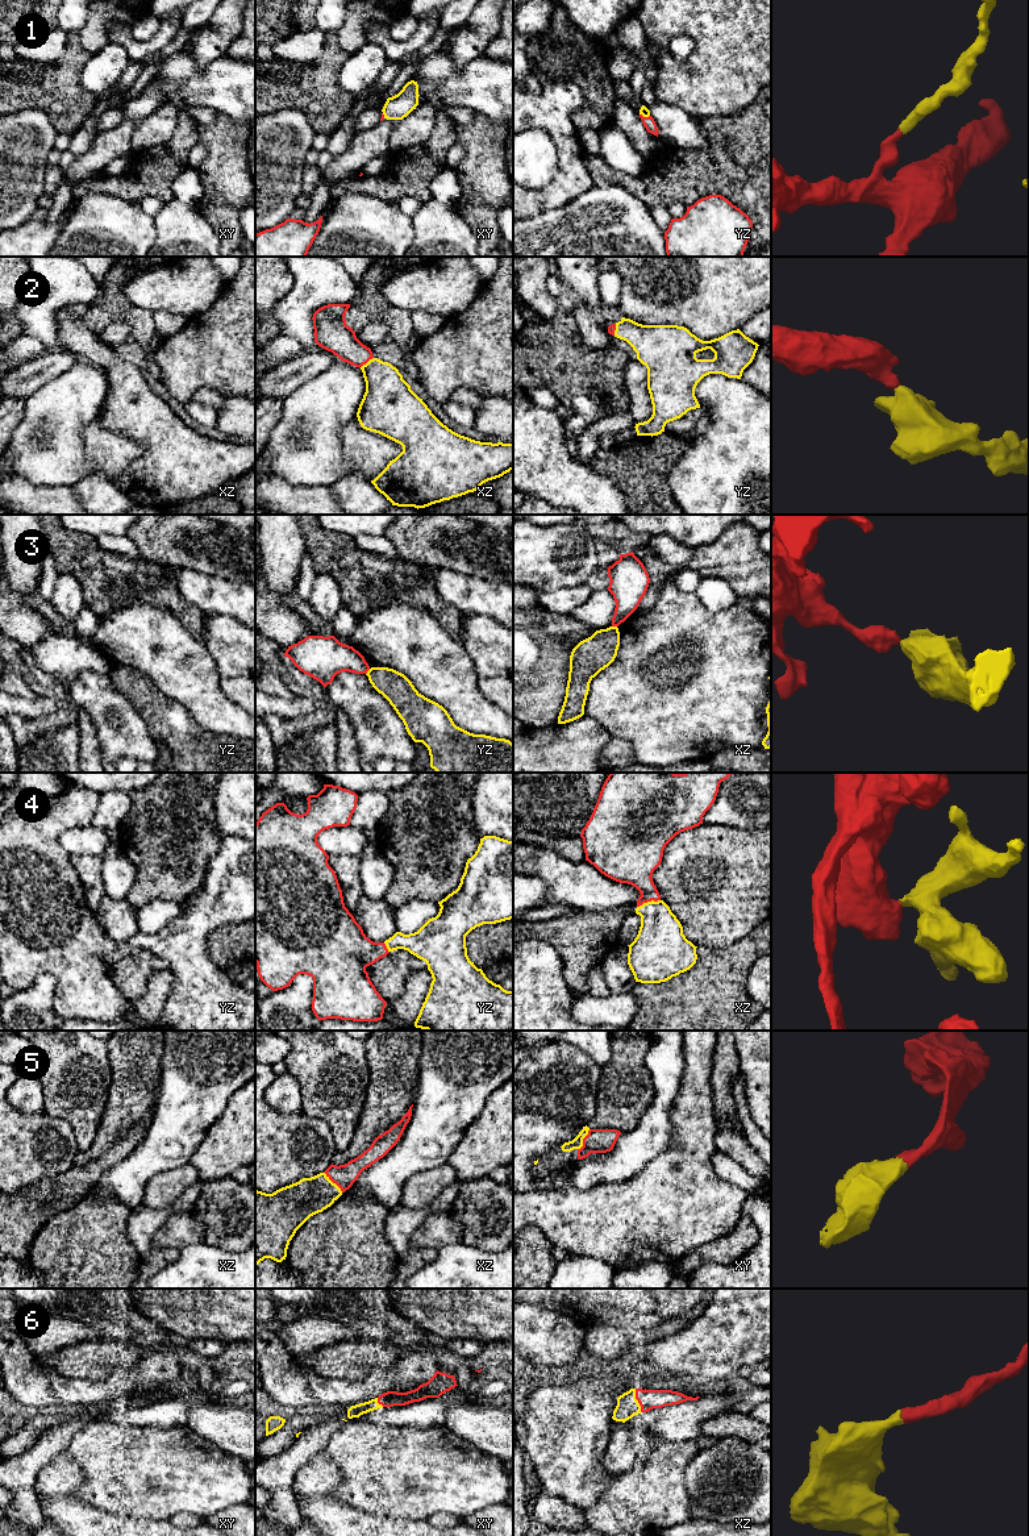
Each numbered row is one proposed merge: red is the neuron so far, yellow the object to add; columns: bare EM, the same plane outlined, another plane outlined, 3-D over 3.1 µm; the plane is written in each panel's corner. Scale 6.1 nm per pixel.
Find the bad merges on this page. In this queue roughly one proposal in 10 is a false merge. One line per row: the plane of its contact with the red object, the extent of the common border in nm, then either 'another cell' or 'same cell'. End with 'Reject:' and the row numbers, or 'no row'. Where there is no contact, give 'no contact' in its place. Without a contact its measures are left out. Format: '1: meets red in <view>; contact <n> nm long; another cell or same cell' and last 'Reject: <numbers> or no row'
1: meets red in yz; contact 70 nm long; same cell
2: meets red in xz; contact 110 nm long; same cell
3: meets red in yz; contact 50 nm long; another cell
4: meets red in xz; contact 150 nm long; same cell
5: meets red in xz; contact 170 nm long; same cell
6: meets red in xz; contact 150 nm long; same cell
Reject: 3

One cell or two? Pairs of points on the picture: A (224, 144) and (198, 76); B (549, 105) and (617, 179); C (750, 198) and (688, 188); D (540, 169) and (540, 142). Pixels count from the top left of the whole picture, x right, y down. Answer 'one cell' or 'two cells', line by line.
A: two cells
B: two cells
C: one cell
D: one cell

